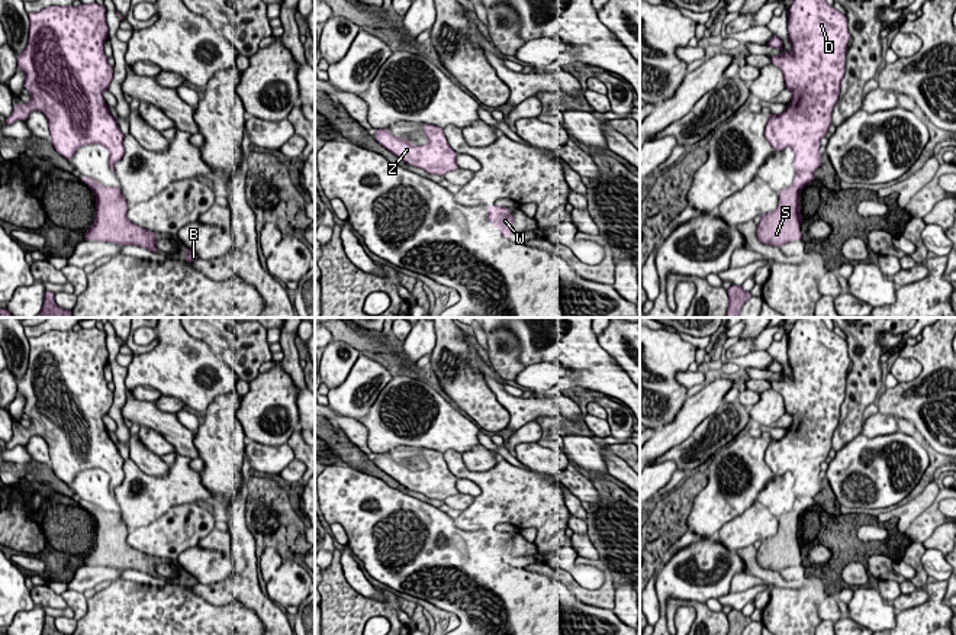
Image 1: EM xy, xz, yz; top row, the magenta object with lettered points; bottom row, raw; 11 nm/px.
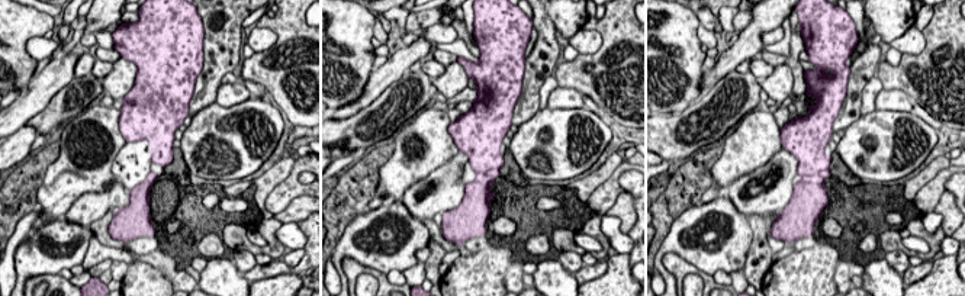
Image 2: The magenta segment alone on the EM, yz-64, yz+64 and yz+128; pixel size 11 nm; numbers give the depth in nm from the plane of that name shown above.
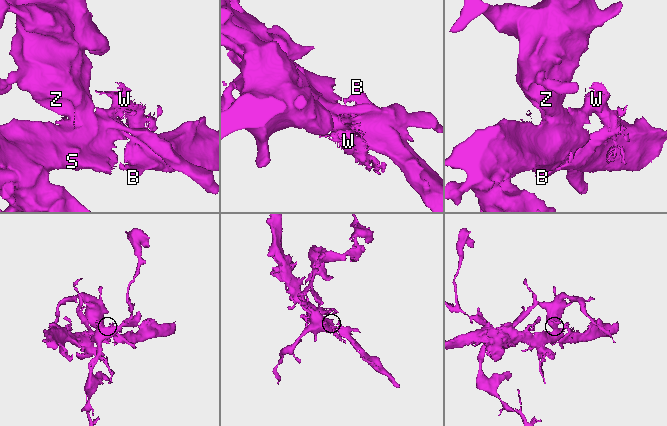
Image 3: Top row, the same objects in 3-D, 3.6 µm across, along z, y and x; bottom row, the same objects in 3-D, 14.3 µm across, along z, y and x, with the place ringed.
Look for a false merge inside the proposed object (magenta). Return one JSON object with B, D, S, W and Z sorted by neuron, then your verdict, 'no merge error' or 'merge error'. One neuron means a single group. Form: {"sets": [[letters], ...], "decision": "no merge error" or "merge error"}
{"sets": [["B", "S", "W"], ["D", "Z"]], "decision": "merge error"}

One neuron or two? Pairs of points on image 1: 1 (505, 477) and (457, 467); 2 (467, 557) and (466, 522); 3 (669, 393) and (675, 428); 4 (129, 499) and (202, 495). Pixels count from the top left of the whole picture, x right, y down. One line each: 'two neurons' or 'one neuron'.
1: one neuron
2: two neurons
3: two neurons
4: one neuron

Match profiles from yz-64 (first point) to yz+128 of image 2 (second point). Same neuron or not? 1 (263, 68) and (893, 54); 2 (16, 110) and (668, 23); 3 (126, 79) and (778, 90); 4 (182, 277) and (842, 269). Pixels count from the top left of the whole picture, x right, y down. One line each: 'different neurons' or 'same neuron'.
1: different neurons
2: different neurons
3: same neuron
4: same neuron

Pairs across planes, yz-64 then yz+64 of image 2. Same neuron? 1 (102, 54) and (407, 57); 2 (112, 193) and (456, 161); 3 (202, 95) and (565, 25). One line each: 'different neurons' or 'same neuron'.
1: different neurons
2: same neuron
3: different neurons

